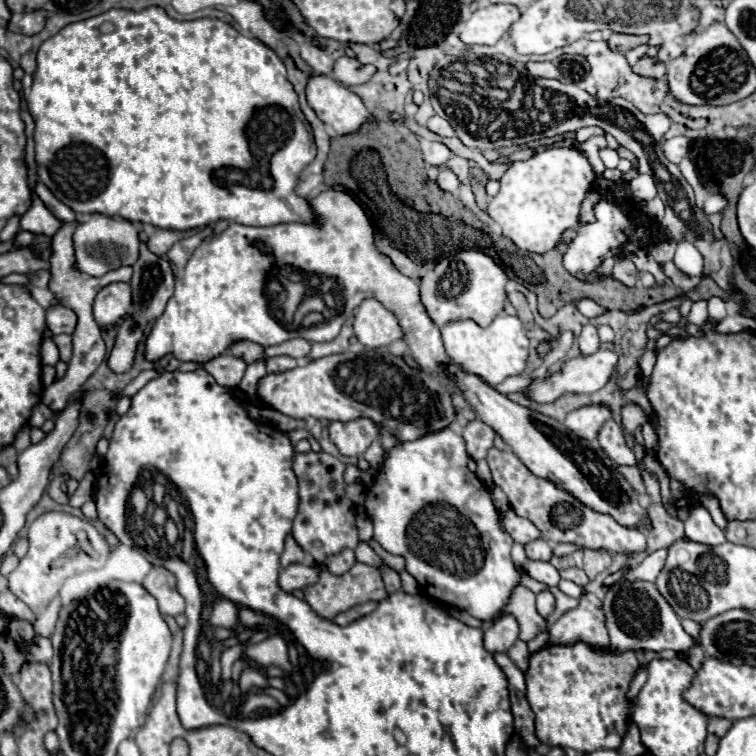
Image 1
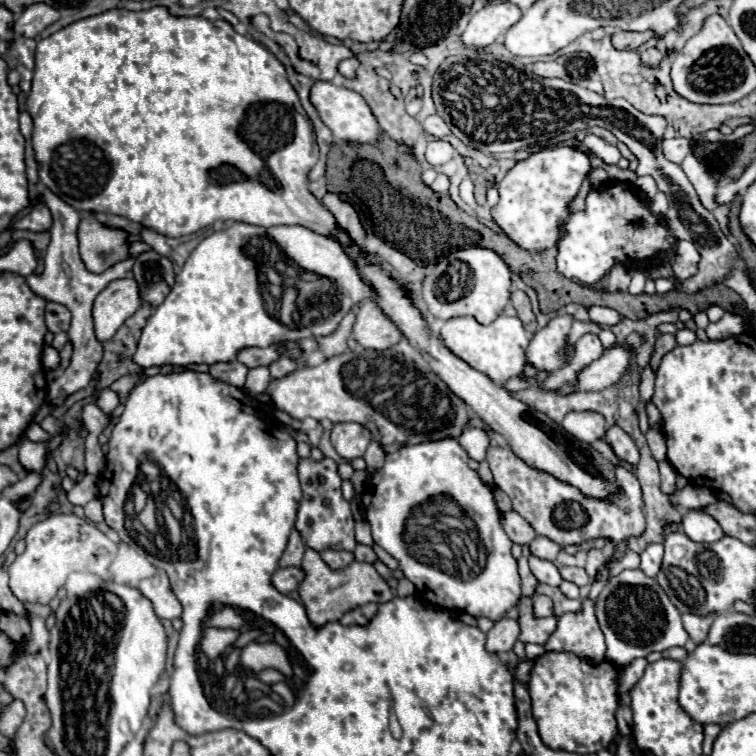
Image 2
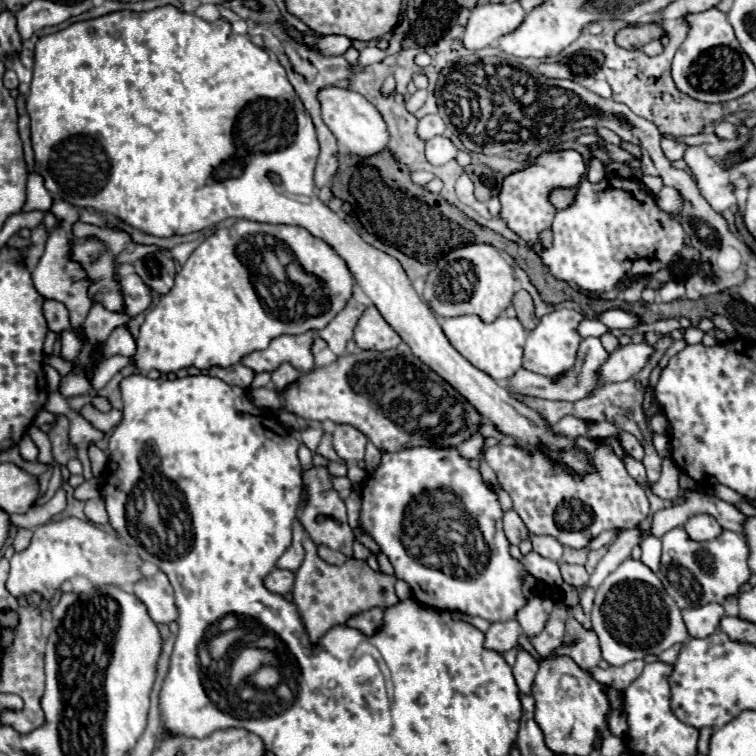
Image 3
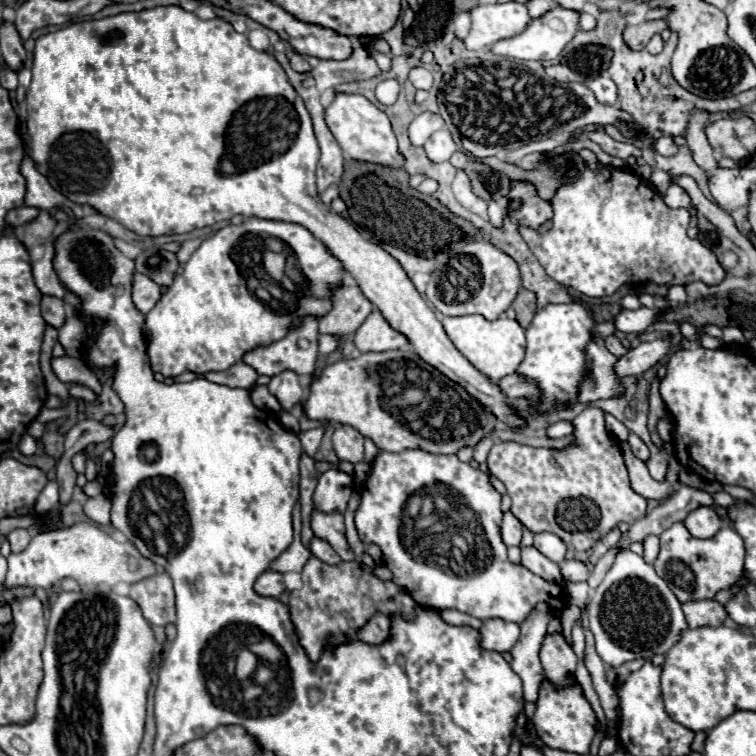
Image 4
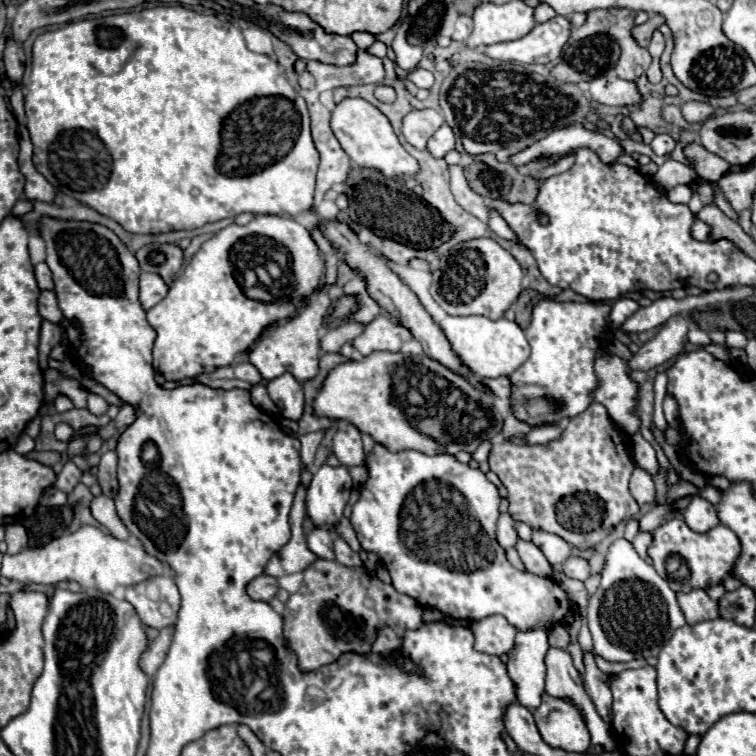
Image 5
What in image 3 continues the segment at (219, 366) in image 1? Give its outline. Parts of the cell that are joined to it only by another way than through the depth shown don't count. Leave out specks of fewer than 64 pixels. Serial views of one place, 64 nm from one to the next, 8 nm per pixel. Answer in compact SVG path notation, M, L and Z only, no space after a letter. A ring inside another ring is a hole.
M234 364L230 368L210 368L208 376L212 378L220 378L222 382L230 384L230 386L240 386L240 388L248 388L256 376L256 372L252 372L248 366L244 364Z

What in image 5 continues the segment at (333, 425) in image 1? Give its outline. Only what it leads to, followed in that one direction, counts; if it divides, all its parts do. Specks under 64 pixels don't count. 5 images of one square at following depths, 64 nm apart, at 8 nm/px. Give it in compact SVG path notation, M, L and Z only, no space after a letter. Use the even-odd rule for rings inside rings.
M352 424L342 426L336 434L334 434L334 442L332 442L332 450L334 456L338 458L338 462L346 468L352 466L360 466L364 462L364 450L362 450L362 438L360 438L360 430Z

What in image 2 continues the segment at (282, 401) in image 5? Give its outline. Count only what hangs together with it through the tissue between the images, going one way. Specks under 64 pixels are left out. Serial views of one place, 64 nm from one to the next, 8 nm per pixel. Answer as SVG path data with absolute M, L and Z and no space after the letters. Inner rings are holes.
M280 358L278 362L274 362L274 364L270 366L270 374L272 374L274 380L278 380L278 378L284 378L284 376L292 374L296 368L298 368L296 362L292 362L292 360L288 360L288 358Z

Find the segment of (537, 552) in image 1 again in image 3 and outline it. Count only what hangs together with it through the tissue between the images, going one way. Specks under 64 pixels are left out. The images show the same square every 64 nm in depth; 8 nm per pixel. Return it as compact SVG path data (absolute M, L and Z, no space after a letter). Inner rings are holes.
M532 536L532 544L534 550L544 558L558 562L562 556L562 544L554 536Z

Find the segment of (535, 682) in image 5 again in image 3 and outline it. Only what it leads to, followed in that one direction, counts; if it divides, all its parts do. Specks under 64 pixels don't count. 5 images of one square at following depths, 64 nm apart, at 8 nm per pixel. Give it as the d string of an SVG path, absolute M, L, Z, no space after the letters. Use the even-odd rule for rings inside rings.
M534 596L520 610L520 616L516 620L522 626L526 638L534 638L534 636L538 636L544 630L546 622L548 622L548 616L552 612L552 606L554 606L554 602L548 600L546 596ZM518 648L518 656L516 656L516 664L512 666L512 672L522 694L530 694L538 666L540 662L530 652L526 652L524 648Z

